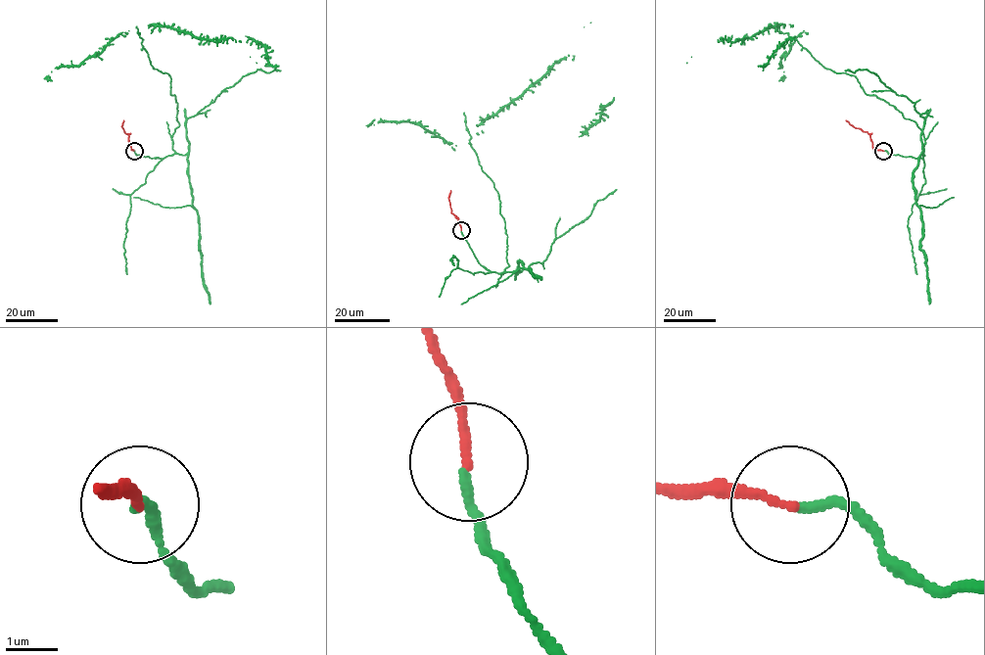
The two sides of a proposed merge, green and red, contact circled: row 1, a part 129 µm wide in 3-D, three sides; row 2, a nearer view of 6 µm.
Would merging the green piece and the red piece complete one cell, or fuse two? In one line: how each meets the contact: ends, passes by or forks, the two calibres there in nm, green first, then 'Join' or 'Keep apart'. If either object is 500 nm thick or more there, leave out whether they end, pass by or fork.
At the ring green ends. At the ring red ends. Thickness 170 nm (green) against 160 nm. Join

